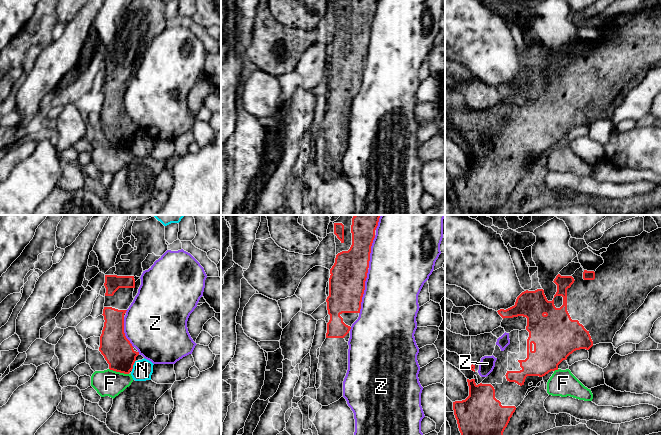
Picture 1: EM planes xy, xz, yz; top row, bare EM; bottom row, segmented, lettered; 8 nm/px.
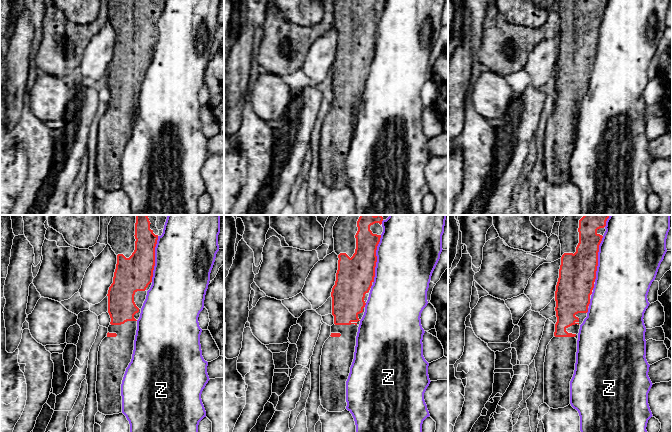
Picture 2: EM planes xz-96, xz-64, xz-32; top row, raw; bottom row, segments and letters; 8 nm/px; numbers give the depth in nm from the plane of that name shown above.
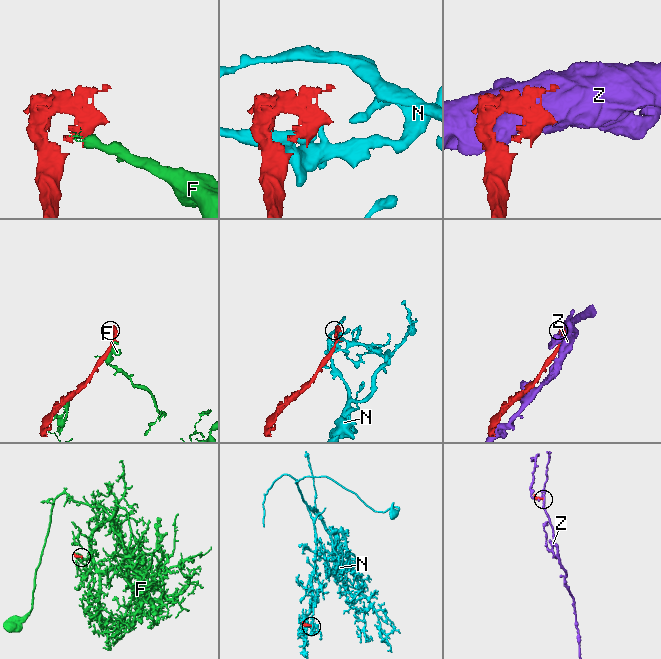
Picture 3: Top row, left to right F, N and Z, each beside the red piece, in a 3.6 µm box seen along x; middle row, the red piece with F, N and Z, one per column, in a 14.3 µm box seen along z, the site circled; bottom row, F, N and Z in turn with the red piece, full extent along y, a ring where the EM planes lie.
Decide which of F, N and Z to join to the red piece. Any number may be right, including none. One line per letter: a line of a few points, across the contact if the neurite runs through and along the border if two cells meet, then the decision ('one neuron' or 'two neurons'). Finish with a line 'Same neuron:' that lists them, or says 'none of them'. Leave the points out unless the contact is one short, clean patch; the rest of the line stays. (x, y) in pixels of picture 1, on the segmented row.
F: xy (109, 368), (128, 374) | two neurons
N: two neurons
Z: two neurons
Same neuron: none of them

